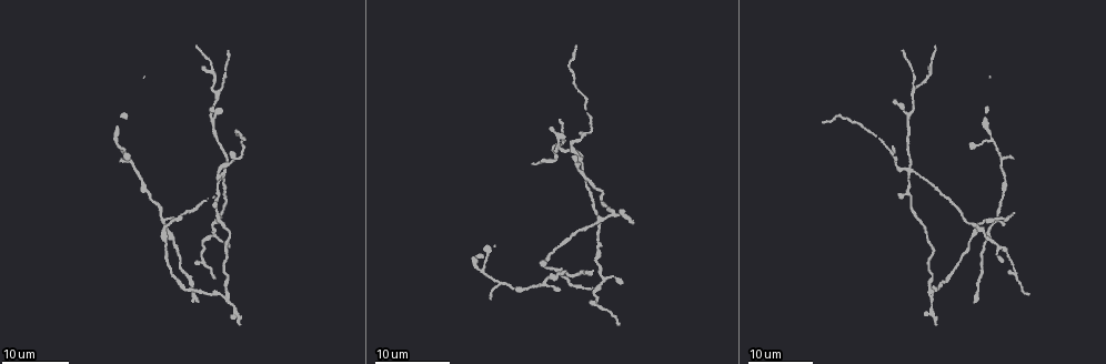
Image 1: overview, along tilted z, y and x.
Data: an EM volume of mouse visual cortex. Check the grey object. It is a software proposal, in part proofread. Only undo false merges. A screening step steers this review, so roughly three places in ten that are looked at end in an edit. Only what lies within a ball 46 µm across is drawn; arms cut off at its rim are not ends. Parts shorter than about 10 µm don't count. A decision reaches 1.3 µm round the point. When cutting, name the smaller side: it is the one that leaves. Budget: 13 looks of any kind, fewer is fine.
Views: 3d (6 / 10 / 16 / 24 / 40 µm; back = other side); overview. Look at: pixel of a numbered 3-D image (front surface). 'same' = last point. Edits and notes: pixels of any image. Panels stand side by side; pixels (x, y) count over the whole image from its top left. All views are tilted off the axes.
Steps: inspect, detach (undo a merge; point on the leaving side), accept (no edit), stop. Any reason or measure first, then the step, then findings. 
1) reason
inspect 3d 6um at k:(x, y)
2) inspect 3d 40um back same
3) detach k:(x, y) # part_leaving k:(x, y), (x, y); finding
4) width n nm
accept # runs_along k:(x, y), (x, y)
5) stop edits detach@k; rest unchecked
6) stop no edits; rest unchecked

two arms at a narrow angle
inspect 3d 16um at 1:(221, 295)

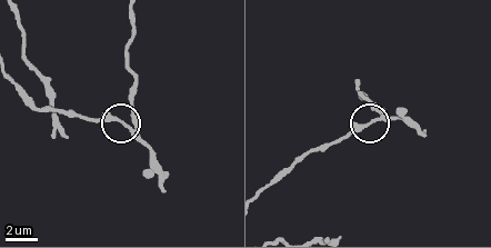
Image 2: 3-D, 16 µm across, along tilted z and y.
inspect 3d 6um at 2:(124, 123)

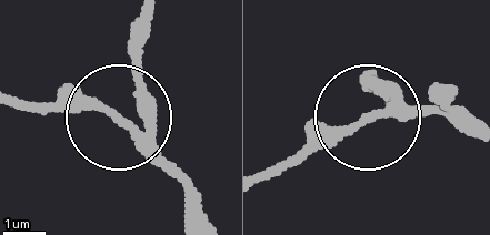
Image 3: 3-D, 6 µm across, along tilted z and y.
accept # one neuron here

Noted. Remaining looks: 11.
side arm on a straight run
inspect 3d 16um at 1:(168, 230)

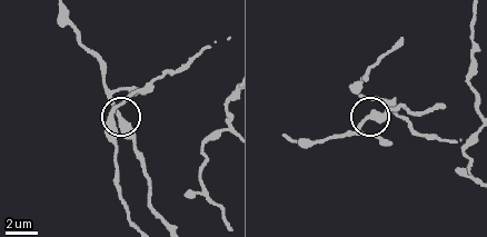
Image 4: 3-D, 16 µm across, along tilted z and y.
inspect 3d 6um at 4:(121, 119)

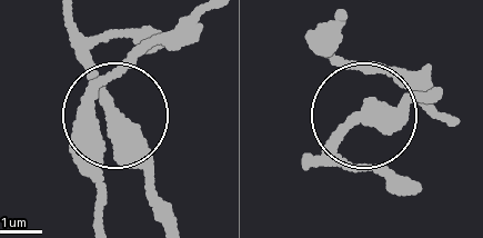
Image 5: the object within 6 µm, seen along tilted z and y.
accept # runs_along 5:(104, 211), (101, 83), (119, 144), (165, 221); all the same neuron

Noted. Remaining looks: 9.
four or more arms meet
inspect 3d 16um at 1:(913, 172)

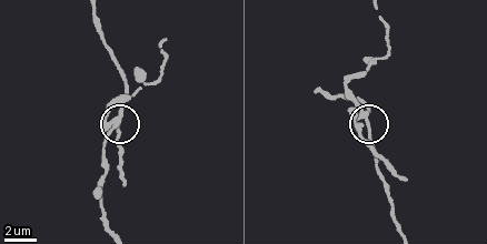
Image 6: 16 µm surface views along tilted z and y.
inspect 3d 10um at 6:(119, 120)

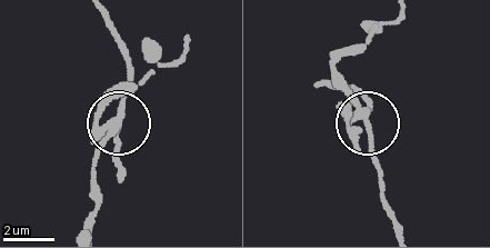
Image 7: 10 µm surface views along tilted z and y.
side_arm 23 um
accept # runs_along 7:(89, 224), (97, 207), (97, 157), (119, 124), (128, 65); all the same neuron

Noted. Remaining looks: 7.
thick turns thin
inspect 3d 16um at 1:(909, 192)

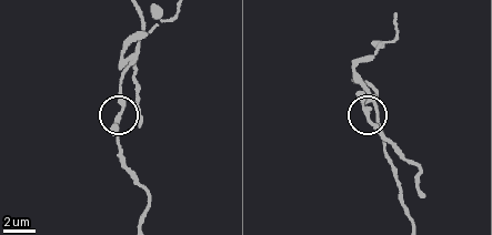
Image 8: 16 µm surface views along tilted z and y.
inspect 3d 6um at 8:(368, 118)

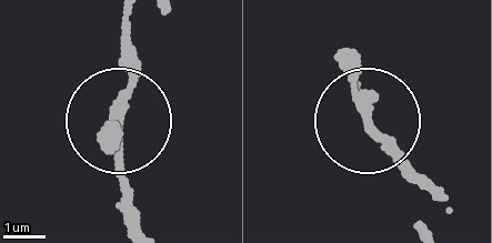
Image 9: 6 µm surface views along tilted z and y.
arms 3
accept # runs_along 9:(137, 220), (120, 162), (132, 20); one neuron here

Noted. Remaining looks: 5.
thick turns thin
inspect 3d 16um at 1:(906, 139)

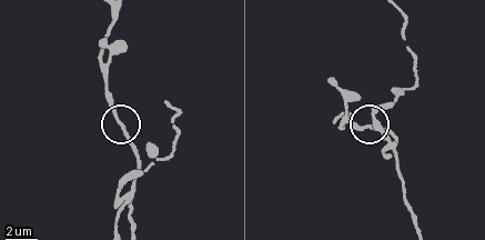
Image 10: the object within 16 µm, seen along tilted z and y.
zoom in
inspect 3d 10um at 10:(119, 124)

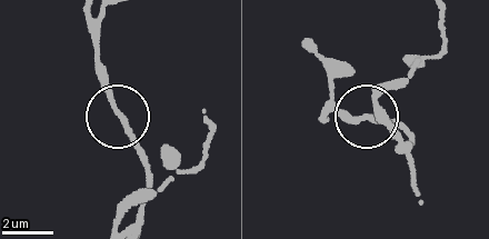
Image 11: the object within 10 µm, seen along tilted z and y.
width 200 nm
accept # one neuron here

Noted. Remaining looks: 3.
thick turns thin
inspect 3d 24um at 1:(973, 222)

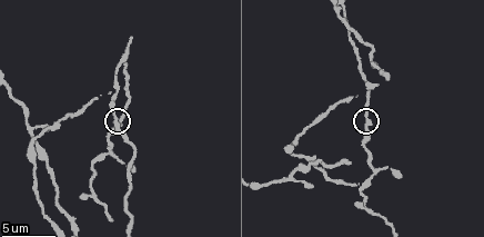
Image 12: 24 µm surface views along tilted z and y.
closer look
inspect 3d 10um at 12:(369, 122)

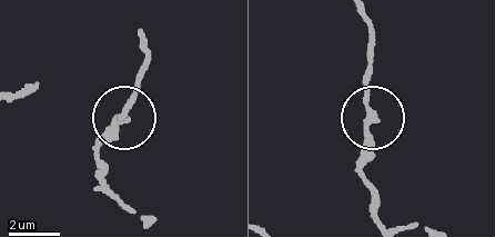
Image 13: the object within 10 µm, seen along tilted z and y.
accept # runs_along 13:(140, 41), (141, 81), (98, 157); all the same neuron

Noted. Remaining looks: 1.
stop no edits; rest unchecked

